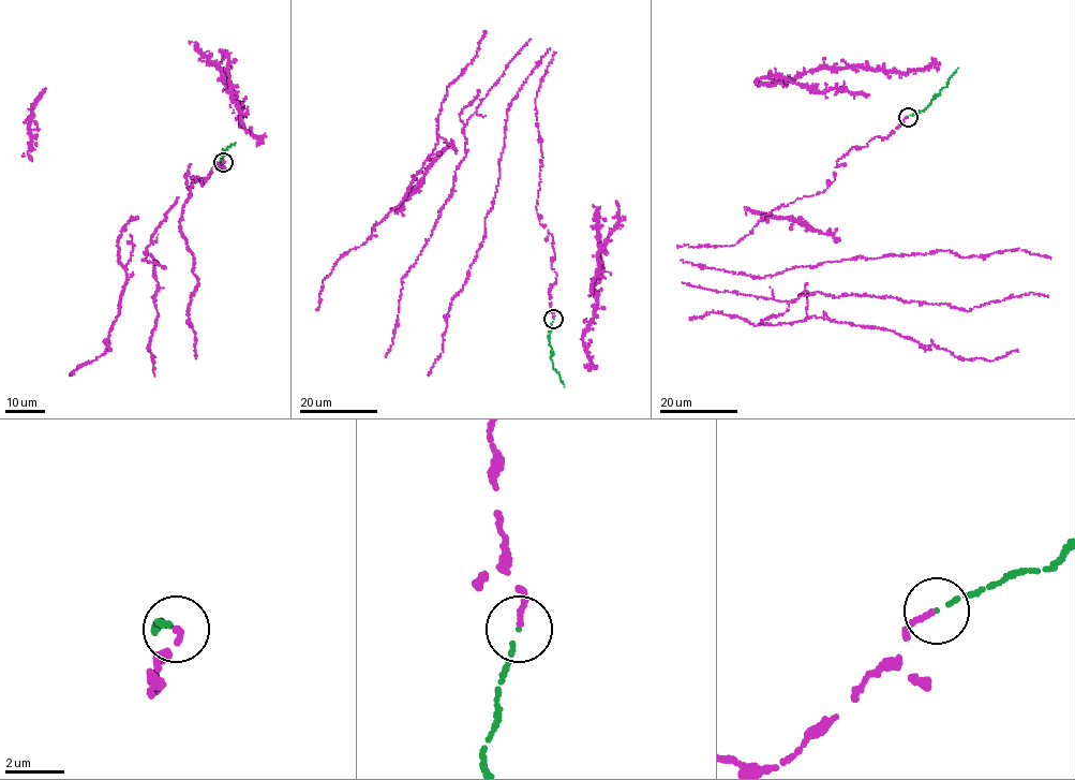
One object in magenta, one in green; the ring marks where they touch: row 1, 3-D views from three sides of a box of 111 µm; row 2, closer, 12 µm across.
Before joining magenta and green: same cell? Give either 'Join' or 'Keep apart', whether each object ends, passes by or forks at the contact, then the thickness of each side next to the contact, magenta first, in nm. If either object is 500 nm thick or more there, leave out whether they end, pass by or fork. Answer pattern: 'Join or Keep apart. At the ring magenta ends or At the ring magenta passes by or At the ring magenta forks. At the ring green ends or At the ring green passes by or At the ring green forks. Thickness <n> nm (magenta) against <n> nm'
Join. At the ring magenta ends. At the ring green ends. Thickness 200 nm (magenta) against 110 nm

